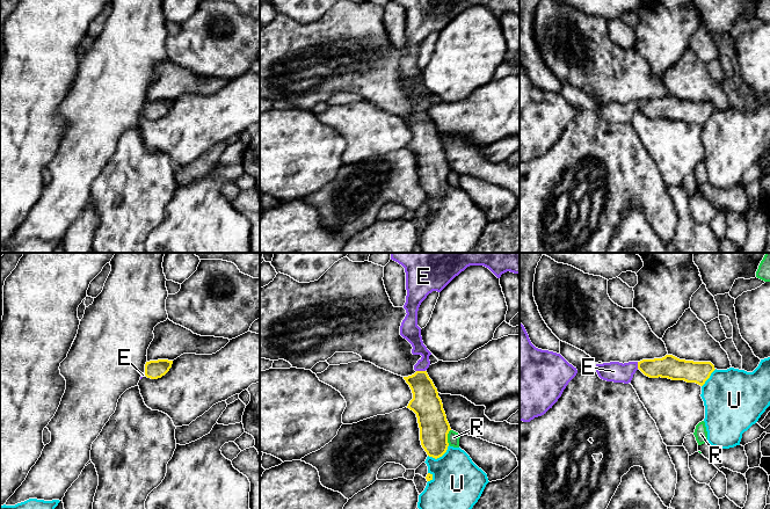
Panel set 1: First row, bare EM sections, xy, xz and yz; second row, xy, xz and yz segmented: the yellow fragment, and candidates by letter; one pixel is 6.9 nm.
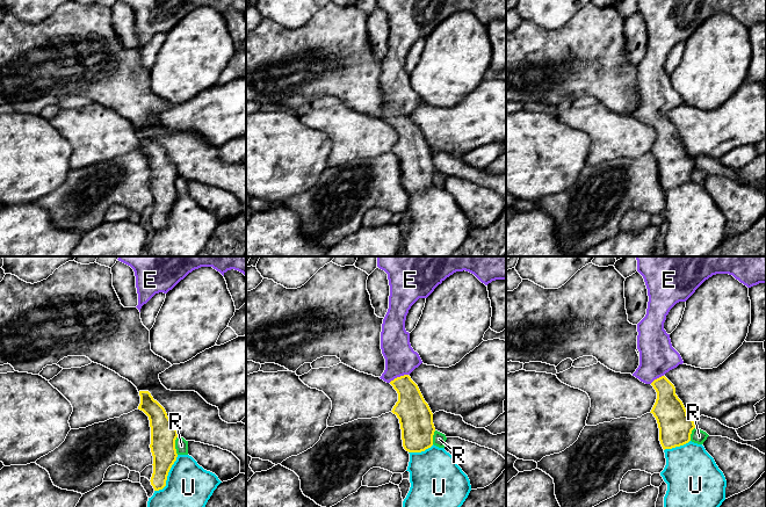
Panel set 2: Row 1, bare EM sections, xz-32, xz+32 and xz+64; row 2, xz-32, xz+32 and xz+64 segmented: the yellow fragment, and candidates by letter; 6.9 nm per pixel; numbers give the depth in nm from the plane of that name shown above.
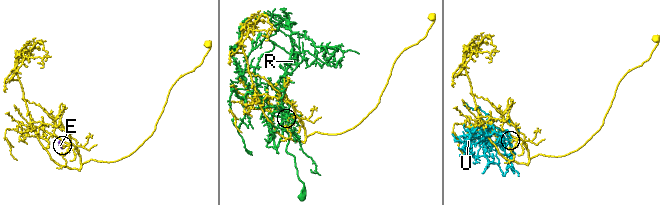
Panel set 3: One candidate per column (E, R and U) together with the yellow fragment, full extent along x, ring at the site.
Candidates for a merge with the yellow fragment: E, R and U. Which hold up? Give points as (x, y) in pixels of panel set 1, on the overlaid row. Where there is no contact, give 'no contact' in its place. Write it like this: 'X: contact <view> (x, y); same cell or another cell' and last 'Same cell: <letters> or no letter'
E: contact xz (421, 371); same cell
R: contact xz (447, 437); another cell
U: contact xz (440, 456); another cell
Same cell: E

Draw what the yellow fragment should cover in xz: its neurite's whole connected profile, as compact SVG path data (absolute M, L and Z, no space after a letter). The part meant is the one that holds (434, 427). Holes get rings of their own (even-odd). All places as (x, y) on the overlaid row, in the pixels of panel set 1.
M391 253L391 260L405 268L406 317L400 326L400 335L413 347L413 355L422 357L414 365L414 375L404 377L413 399L407 408L416 414L421 445L429 457L442 457L449 446L451 430L437 388L427 373L431 352L423 344L417 326L421 303L433 291L441 292L456 276L470 266L484 266L497 278L510 271L520 274L520 253Z

